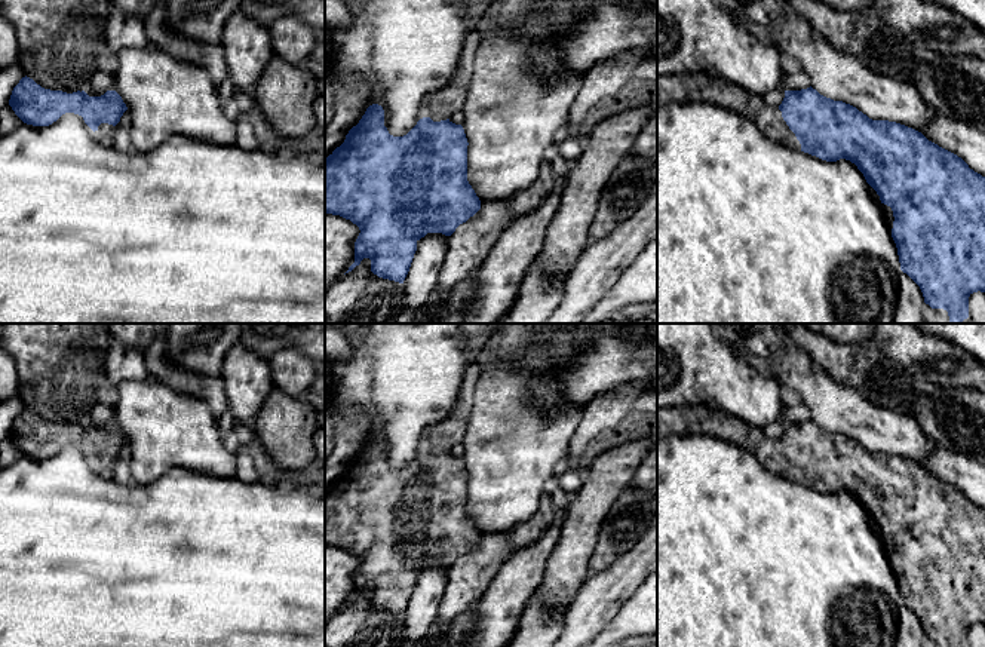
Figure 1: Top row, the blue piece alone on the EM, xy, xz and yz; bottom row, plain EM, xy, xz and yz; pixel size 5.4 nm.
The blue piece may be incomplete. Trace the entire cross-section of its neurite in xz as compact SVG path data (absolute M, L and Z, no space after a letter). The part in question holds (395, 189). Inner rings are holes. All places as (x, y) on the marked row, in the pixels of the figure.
M469 39L454 77L432 96L429 116L406 135L390 135L383 107L372 104L344 142L325 159L325 215L340 215L360 230L355 242L355 263L346 273L369 258L374 275L403 283L421 237L427 233L451 236L481 209L481 200L467 181L464 129L449 120L463 108L475 47L476 40Z

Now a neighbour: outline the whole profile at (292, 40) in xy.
M295 16L277 19L269 31L273 55L291 65L303 65L317 43L316 30Z

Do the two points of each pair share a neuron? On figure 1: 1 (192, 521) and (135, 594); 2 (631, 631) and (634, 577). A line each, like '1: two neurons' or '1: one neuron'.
1: one neuron
2: two neurons

